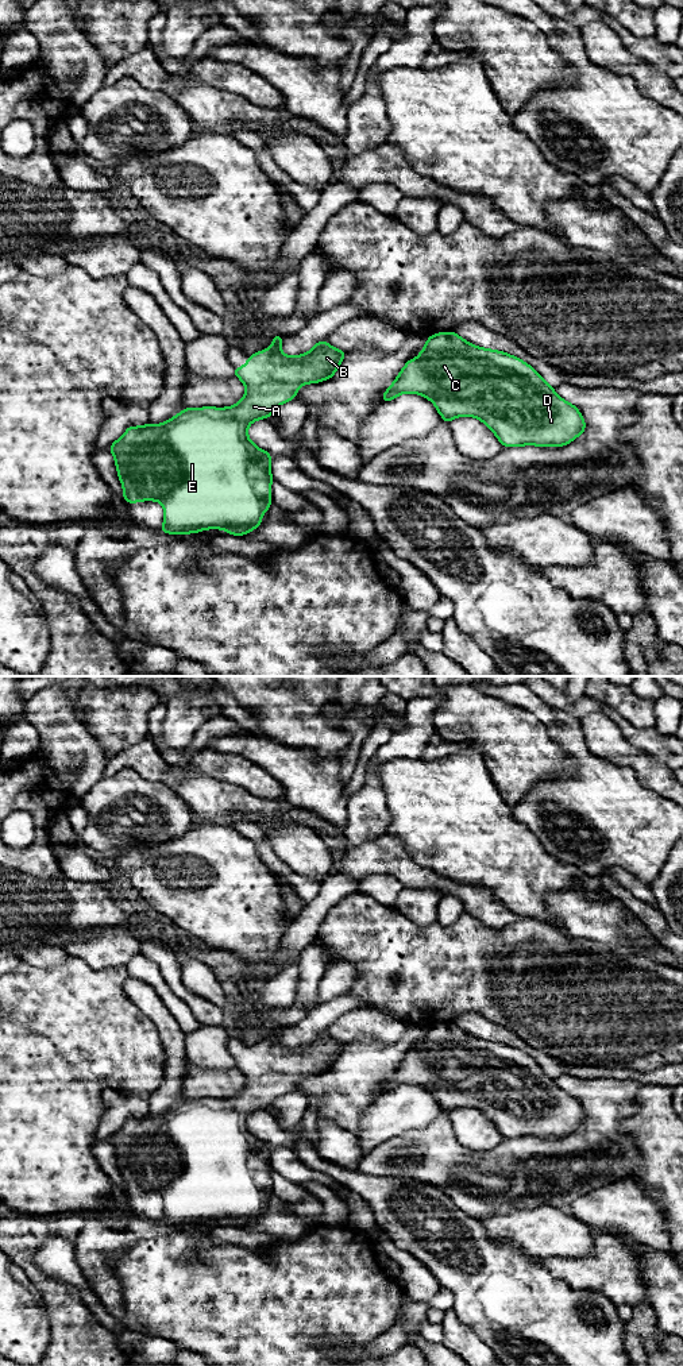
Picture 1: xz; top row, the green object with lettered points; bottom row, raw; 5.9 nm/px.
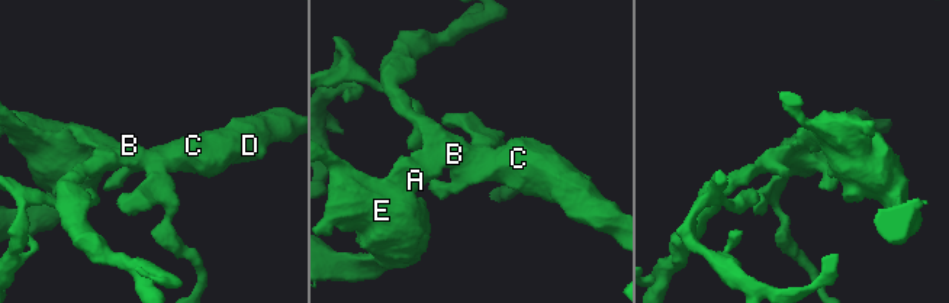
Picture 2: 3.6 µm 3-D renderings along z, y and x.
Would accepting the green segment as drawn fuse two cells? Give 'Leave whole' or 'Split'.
Leave whole

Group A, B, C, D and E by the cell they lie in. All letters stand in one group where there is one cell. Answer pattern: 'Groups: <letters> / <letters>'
Groups: A B C D E

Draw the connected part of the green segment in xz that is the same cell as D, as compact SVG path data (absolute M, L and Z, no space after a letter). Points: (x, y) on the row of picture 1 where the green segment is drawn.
M454 331L428 336L418 356L405 363L381 401L404 393L431 400L445 424L460 416L481 420L502 447L563 447L586 431L578 408L560 398L530 364L506 352L474 346Z

